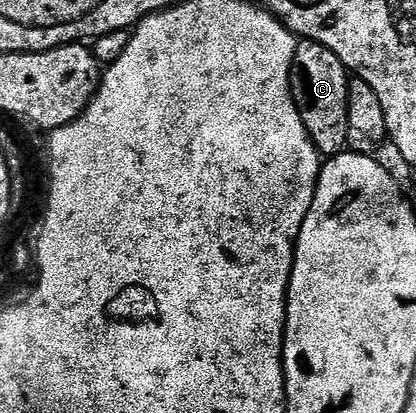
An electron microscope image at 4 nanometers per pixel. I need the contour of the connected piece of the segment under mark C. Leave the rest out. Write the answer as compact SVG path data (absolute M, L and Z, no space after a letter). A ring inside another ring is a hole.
M299 39L291 66L291 92L297 113L301 113L301 121L305 121L305 129L320 156L341 155L348 150L349 72L341 57L317 41Z

